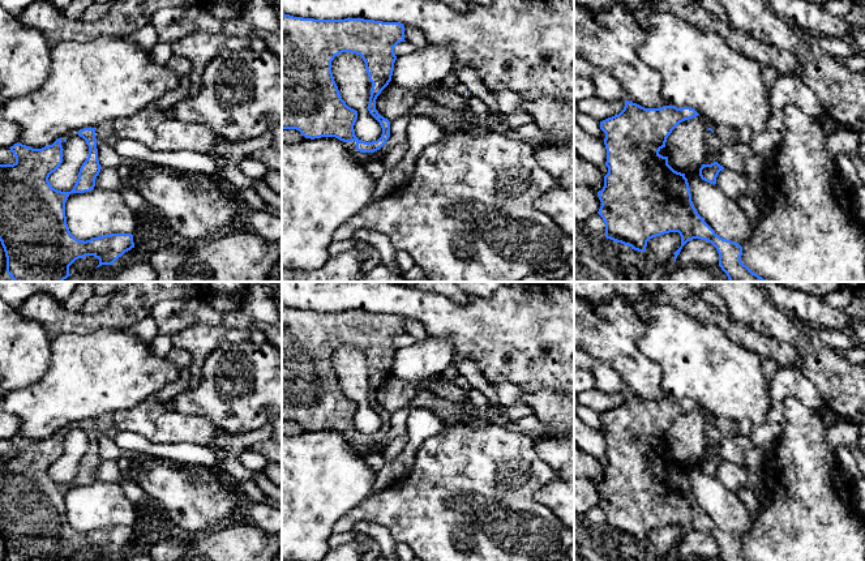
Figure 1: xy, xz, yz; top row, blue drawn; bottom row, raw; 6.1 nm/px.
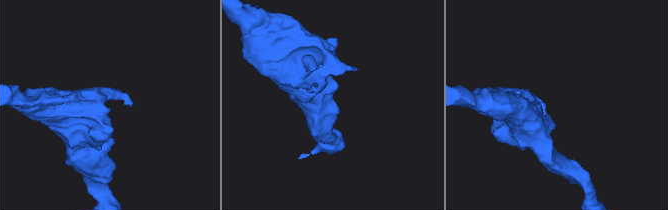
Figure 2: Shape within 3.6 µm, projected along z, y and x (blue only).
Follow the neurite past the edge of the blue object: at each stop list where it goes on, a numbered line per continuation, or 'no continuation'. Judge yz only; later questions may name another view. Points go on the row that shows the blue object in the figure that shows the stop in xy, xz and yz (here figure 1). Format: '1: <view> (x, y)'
no continuation

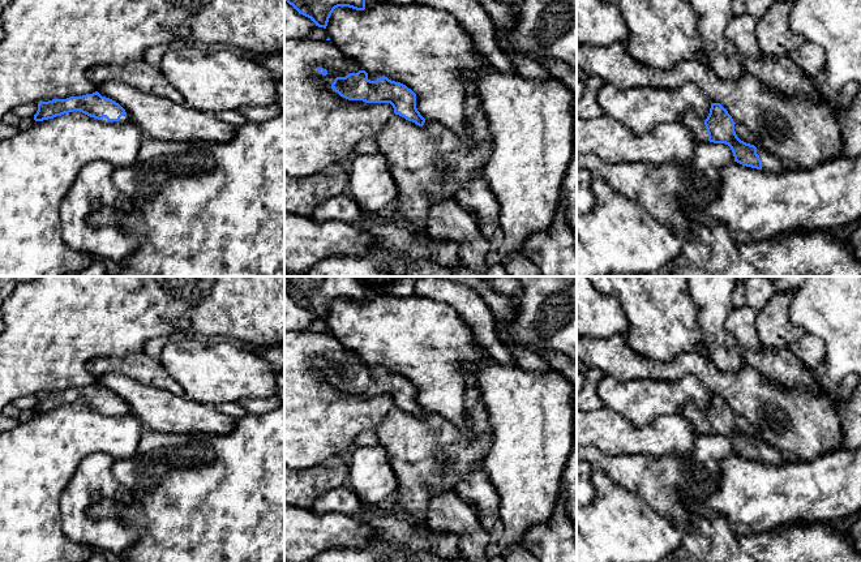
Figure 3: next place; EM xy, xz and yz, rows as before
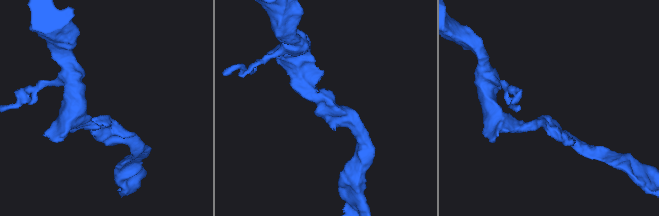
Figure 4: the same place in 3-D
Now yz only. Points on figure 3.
1: yz (692, 120)
2: yz (770, 162)

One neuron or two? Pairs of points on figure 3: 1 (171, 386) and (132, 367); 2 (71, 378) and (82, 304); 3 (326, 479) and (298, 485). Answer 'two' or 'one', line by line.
1: one
2: one
3: one

